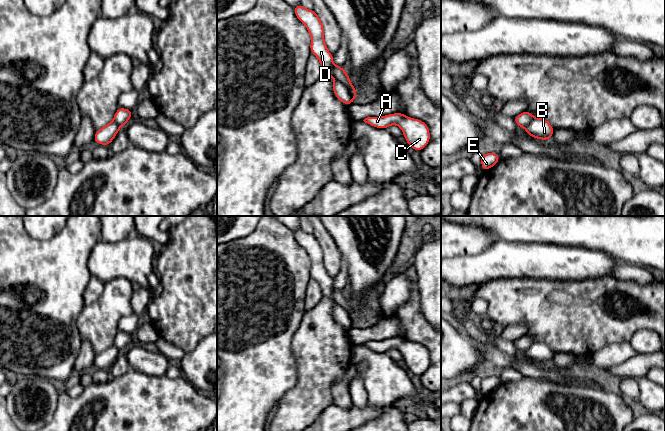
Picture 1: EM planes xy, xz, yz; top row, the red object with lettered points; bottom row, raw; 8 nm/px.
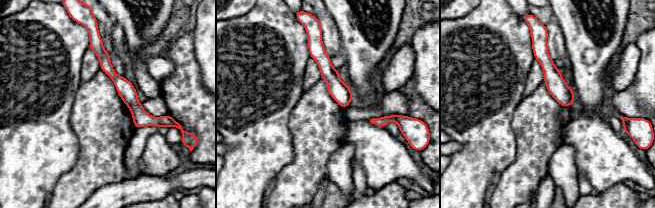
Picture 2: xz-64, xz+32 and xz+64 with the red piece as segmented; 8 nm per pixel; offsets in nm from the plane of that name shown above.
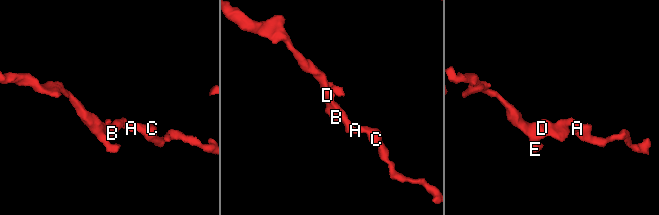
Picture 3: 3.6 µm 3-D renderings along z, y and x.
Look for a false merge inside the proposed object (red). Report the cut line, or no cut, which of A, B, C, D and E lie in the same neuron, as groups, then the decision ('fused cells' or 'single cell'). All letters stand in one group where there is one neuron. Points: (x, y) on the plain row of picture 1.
cut xz (332, 288), (332, 298), (349, 314), (353, 324); groups A C / B D E; fused cells

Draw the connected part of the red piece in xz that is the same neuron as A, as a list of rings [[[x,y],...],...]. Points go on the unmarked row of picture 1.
[[[392,337],[382,341],[367,341],[365,347],[380,353],[394,348],[401,352],[408,369],[415,375],[421,375],[430,365],[429,351],[419,343],[407,341],[403,337]]]

